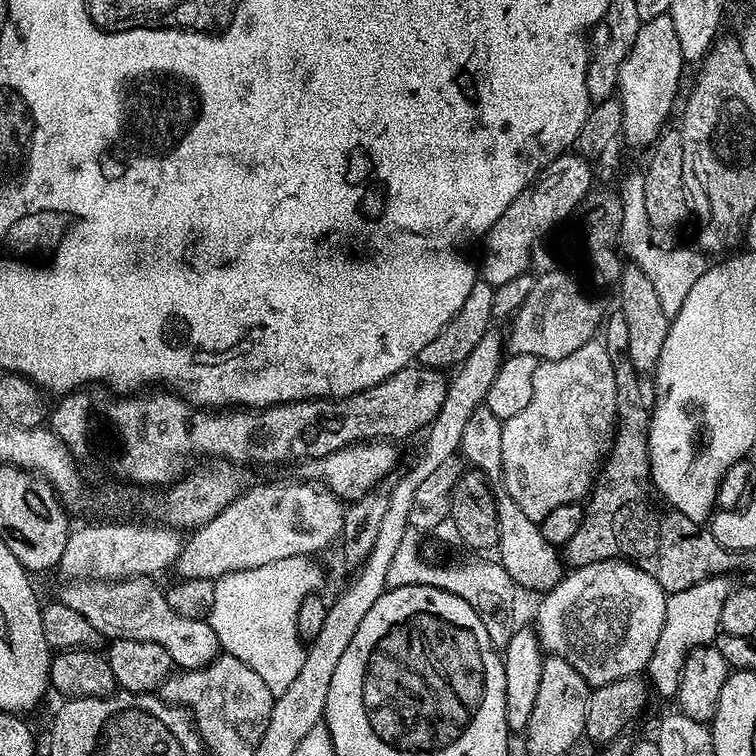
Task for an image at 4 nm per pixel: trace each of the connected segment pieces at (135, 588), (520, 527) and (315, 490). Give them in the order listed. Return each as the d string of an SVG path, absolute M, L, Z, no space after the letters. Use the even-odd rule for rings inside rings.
M130 576L127 580L93 580L91 582L72 582L67 586L62 602L70 606L70 610L78 610L94 630L100 632L101 637L112 640L145 640L154 642L170 654L173 665L177 669L204 668L211 660L216 659L221 651L220 642L211 624L207 620L195 620L194 618L182 618L170 610L170 602L164 597L165 589L156 585L155 579L147 576Z
M497 491L495 498L498 532L494 548L495 551L500 551L499 564L509 572L510 578L521 589L529 588L537 594L549 592L566 575L566 564L557 545L546 542L546 538L542 538L539 523L526 518L526 514L518 510L518 502L514 502L514 498L510 498L507 492Z
M260 484L241 491L226 510L183 541L174 565L179 579L206 578L217 581L231 572L270 566L282 558L311 557L344 530L345 505L340 497L322 484Z

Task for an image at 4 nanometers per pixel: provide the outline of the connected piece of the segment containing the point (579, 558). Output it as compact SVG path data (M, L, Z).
M612 310L612 313L609 311L602 324L602 339L610 354L610 362L614 366L616 375L616 435L612 438L612 450L596 473L596 479L587 497L582 526L578 526L574 538L570 538L570 542L563 545L562 556L573 569L584 568L587 564L597 564L603 560L635 562L641 570L656 579L658 586L662 586L665 593L671 594L678 590L686 590L711 576L732 574L739 564L748 568L752 564L753 557L724 548L712 537L711 531L703 523L686 518L686 514L682 514L677 508L672 508L665 502L663 494L653 486L650 454L647 452L650 412L640 395L636 367L630 362L629 338L630 334L626 331L626 318L618 310Z

